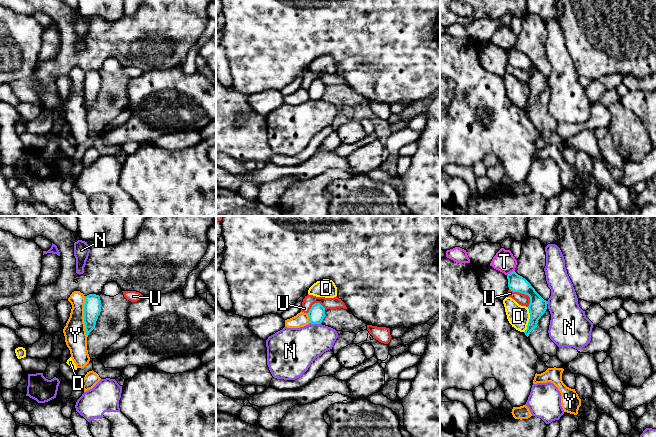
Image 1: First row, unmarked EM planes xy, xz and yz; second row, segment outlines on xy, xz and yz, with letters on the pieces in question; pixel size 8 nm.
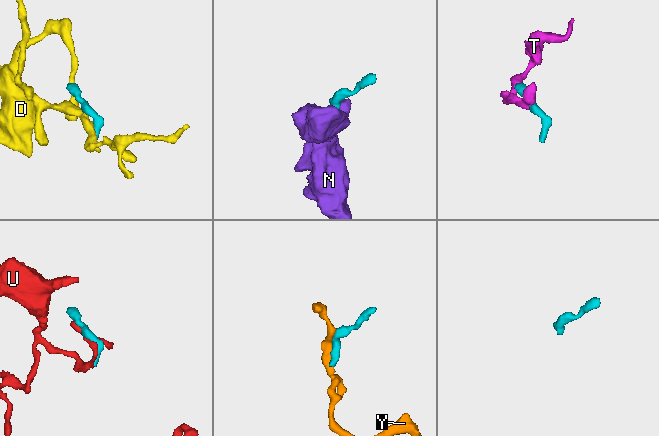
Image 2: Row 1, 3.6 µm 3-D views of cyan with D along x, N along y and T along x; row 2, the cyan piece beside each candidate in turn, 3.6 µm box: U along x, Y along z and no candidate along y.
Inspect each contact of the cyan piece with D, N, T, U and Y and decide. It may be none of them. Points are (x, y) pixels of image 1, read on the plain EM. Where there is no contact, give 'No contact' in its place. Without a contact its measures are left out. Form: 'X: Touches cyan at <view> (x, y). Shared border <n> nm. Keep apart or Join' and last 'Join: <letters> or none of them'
D: Touches cyan at yz (529, 96). Shared border 220 nm. Keep apart
N: Touches cyan at xz (315, 99). Shared border 90 nm. Keep apart
T: Touches cyan at yz (511, 48). Shared border 80 nm. Keep apart
U: Touches cyan at yz (523, 69). Shared border 220 nm. Keep apart
Y: Touches cyan at xy (84, 92). Shared border 320 nm. Keep apart
Join: none of them

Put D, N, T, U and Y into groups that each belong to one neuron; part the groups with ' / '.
D / N / T / U / Y

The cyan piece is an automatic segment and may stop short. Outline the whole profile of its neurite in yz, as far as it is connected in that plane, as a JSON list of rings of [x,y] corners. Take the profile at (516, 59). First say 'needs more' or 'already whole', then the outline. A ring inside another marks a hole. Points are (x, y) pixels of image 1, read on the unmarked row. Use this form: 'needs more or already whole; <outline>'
already whole; [[[515,47],[507,51],[508,63],[513,68],[519,68],[530,73],[528,82],[530,95],[525,106],[525,111],[528,113],[530,108],[537,103],[538,96],[545,89],[548,78],[544,76],[531,62],[531,60]]]

